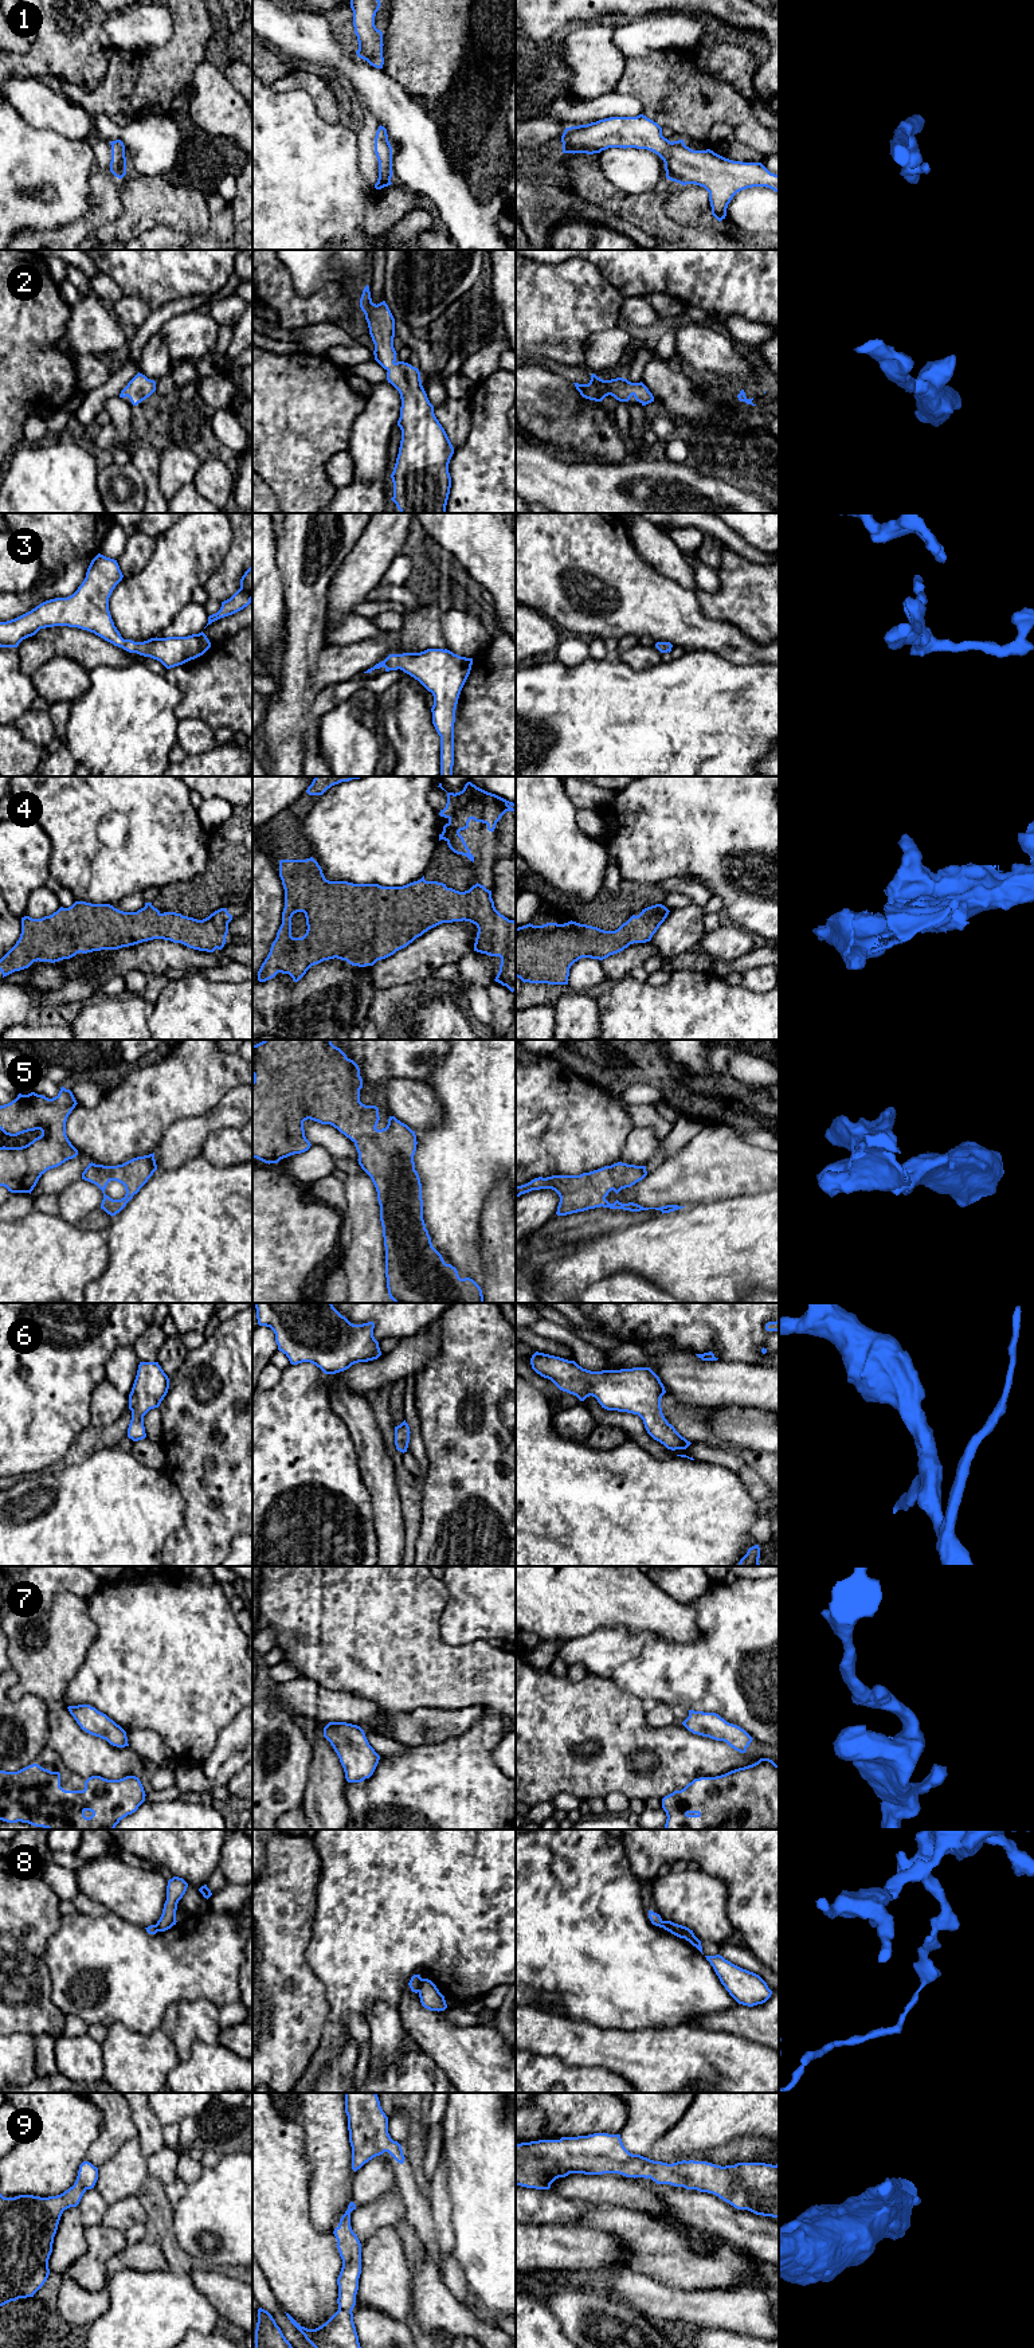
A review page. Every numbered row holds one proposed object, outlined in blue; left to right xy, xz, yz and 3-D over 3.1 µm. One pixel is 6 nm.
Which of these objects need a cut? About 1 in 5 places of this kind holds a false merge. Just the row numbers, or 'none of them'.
8

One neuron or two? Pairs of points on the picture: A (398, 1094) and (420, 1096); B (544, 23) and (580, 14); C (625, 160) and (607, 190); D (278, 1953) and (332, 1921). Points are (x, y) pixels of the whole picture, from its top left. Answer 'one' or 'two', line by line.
A: one
B: one
C: two
D: two

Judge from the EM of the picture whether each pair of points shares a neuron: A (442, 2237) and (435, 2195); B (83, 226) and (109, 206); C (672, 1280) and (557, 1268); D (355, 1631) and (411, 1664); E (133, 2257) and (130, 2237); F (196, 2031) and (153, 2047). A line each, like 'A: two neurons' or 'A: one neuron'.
A: one neuron
B: one neuron
C: one neuron
D: one neuron
E: two neurons
F: two neurons

